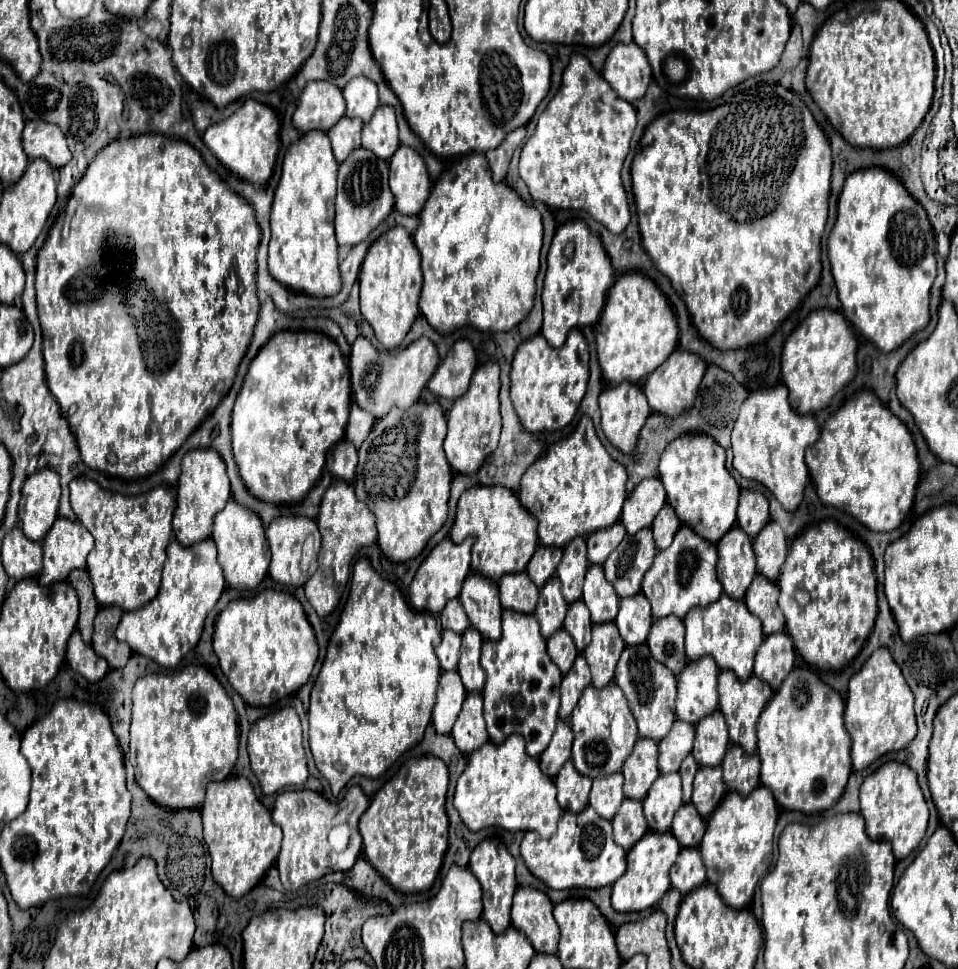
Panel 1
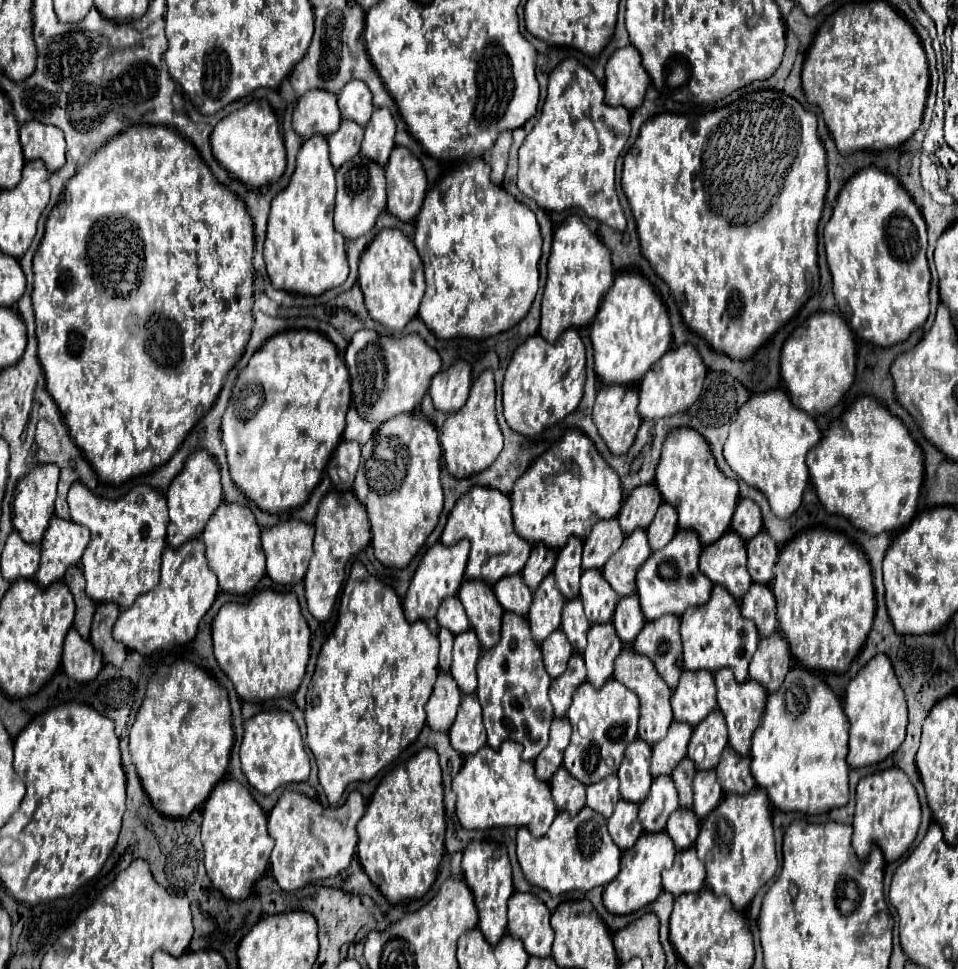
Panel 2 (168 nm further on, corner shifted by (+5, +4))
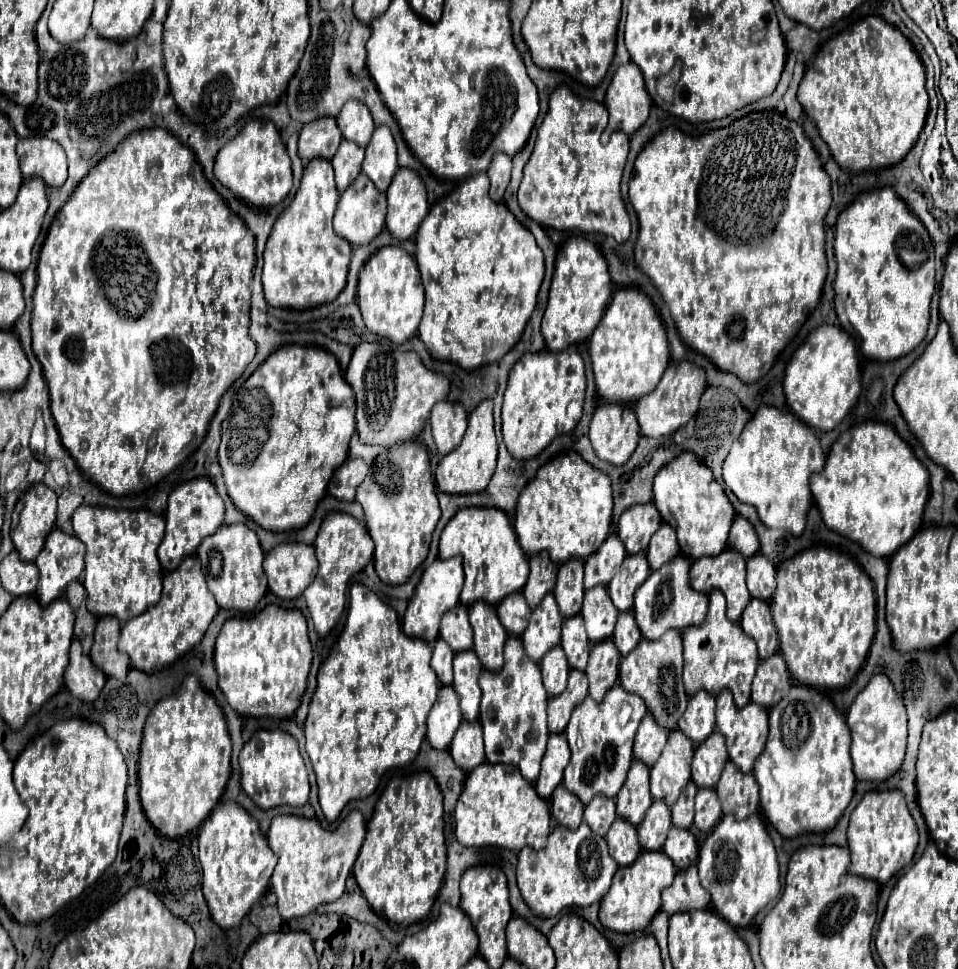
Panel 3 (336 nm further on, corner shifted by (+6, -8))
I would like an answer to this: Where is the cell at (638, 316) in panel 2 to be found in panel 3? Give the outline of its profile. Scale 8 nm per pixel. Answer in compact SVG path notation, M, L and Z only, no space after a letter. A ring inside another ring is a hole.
M622 288L614 294L608 310L590 338L590 358L596 378L596 392L606 402L630 404L658 386L668 362L670 348L666 330L650 298L636 288Z

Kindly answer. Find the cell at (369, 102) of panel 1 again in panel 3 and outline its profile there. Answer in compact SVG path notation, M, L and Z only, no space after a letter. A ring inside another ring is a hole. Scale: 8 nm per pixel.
M348 100L346 106L340 110L340 114L336 116L336 122L346 140L356 142L358 146L366 146L370 142L374 132L374 122L370 110L362 102Z

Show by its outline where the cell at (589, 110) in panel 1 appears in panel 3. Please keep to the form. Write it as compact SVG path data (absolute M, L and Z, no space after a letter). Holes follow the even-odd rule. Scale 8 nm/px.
M568 86L554 90L518 188L518 204L528 218L544 228L580 228L612 236L616 242L630 238L630 218L620 194L630 138L612 132L608 140L602 140L606 124L608 114L602 104L574 96Z

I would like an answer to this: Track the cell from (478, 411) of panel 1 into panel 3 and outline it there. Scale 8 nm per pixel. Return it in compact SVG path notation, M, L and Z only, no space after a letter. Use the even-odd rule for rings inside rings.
M492 400L480 402L480 406L468 416L468 430L462 438L462 444L446 454L436 468L436 486L446 494L476 494L482 492L496 468L496 436L494 436L494 418L492 418Z

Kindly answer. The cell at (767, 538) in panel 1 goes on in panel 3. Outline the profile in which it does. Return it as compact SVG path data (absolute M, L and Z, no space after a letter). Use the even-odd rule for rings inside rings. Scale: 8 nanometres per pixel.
M762 554L752 556L748 560L748 574L746 574L746 584L748 584L752 598L770 600L776 590L774 576L776 576L776 568L766 556Z

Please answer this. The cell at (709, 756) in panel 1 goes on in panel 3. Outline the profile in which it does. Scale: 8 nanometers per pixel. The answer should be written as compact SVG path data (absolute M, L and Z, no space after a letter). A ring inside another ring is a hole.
M712 732L694 752L692 782L698 788L716 786L726 760L728 760L728 752L724 744L724 736L720 732Z

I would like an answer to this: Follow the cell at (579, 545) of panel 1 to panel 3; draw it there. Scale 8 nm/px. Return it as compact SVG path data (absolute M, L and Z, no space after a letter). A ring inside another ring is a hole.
M568 560L558 570L554 598L556 598L558 608L560 608L560 614L564 618L570 618L574 614L580 614L582 598L584 598L582 572L584 572L584 566L582 566L580 560Z

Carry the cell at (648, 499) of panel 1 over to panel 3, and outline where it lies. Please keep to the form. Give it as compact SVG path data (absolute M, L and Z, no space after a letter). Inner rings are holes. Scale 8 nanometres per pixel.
M636 504L628 508L618 522L618 538L624 542L628 554L644 552L652 534L662 526L660 512L654 504Z

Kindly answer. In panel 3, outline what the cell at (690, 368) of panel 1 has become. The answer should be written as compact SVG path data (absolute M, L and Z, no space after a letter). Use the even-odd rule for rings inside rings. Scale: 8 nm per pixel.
M686 360L678 362L678 364L670 364L666 368L660 384L656 386L656 390L642 396L636 404L636 416L638 416L642 436L660 438L660 436L668 436L668 434L676 432L678 428L686 426L686 422L696 414L698 402L700 402L700 396L704 394L704 390L706 390L706 376L700 366L686 362Z

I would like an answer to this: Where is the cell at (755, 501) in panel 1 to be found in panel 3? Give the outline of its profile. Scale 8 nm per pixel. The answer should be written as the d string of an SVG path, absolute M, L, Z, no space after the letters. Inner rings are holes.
M744 516L734 518L732 528L730 528L730 536L728 536L728 544L732 550L738 550L740 554L744 554L744 558L754 556L760 548L758 534L756 534L754 526Z

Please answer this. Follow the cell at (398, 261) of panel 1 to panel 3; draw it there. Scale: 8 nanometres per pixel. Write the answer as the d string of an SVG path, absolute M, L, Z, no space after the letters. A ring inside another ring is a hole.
M384 246L370 256L358 278L358 306L370 332L396 344L416 336L424 308L424 286L414 258L398 246Z

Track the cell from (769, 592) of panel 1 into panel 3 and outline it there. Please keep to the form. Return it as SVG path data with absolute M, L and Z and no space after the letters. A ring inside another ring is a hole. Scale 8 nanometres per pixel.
M752 598L740 618L740 626L748 636L756 640L760 660L766 660L778 652L778 632L768 602Z

